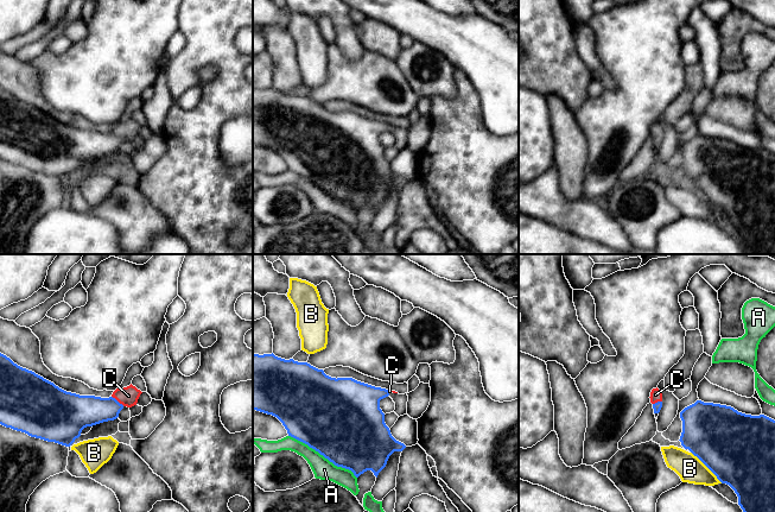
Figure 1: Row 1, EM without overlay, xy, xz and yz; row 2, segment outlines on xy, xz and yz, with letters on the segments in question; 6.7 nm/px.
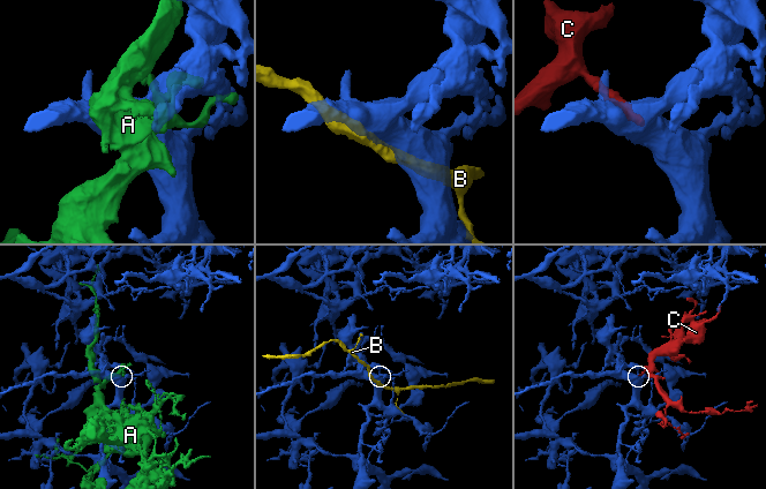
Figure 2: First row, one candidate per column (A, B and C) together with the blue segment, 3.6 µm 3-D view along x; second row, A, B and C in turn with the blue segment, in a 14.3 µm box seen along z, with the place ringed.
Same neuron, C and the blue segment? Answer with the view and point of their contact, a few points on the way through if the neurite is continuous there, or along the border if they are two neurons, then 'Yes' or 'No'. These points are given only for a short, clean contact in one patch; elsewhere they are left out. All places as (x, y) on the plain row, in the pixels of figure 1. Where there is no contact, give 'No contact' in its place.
Touches blue at xy (116, 134). Path across: xy (82, 145), (108, 143), (116, 134), (128, 130). Yes

